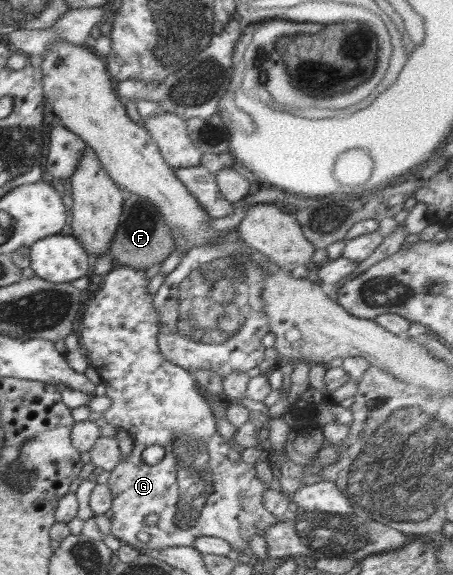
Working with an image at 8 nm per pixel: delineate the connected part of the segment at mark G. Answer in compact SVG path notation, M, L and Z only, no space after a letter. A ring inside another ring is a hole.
M115 265L112 270L106 273L104 277L104 287L96 293L95 298L92 300L93 304L86 307L84 316L82 317L82 329L80 329L79 343L84 348L85 356L89 360L90 366L96 369L96 373L100 375L101 383L104 383L106 387L106 397L112 399L112 405L108 410L104 412L104 416L108 424L117 426L118 428L126 429L130 437L134 440L134 447L127 458L120 460L118 465L114 467L107 480L107 486L109 487L112 496L112 517L110 521L112 526L110 527L110 533L122 541L122 543L129 544L132 548L138 549L140 546L146 548L161 550L171 547L190 547L193 545L193 541L200 536L208 536L215 538L225 539L232 547L232 549L241 553L245 547L249 546L249 539L252 535L261 535L263 537L265 529L278 522L278 519L274 514L271 514L264 508L262 504L262 493L270 486L266 488L265 484L262 484L256 477L255 464L247 464L242 460L242 454L236 452L234 448L230 446L230 441L225 440L220 434L218 434L218 421L212 412L212 408L206 398L204 398L204 391L197 385L197 381L194 379L193 373L170 363L161 353L157 344L157 335L161 326L159 320L159 313L154 307L153 295L148 293L148 285L150 279L144 275L146 270L144 269L132 269L127 265ZM150 513L156 513L159 519L156 525L147 525L145 517ZM144 531L144 533L150 534L150 541L142 543L138 540L138 533Z

